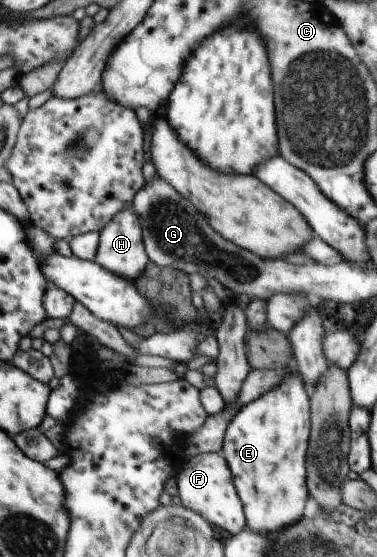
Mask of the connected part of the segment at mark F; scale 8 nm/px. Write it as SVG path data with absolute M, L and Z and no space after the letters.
M209 452L188 457L178 468L176 478L178 494L186 508L200 513L211 525L221 527L232 536L236 536L247 527L244 507L237 495L232 471L221 453Z

